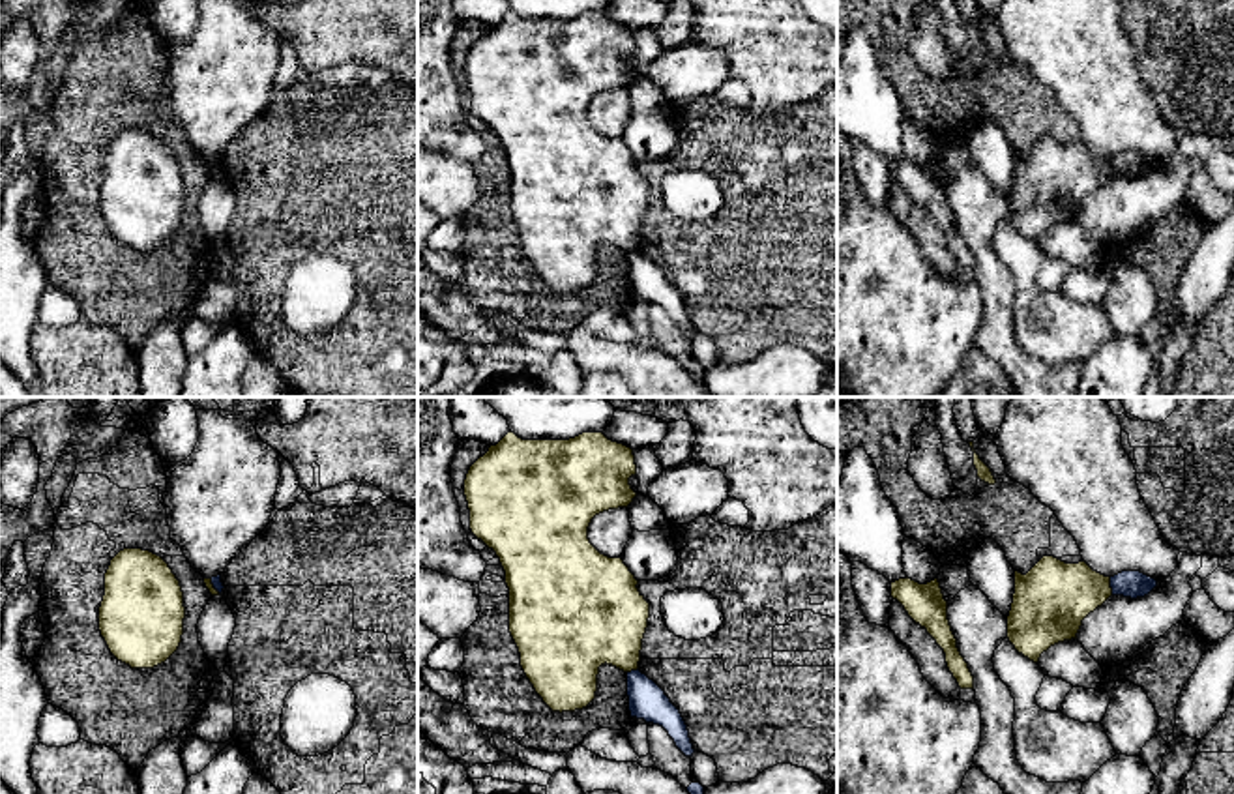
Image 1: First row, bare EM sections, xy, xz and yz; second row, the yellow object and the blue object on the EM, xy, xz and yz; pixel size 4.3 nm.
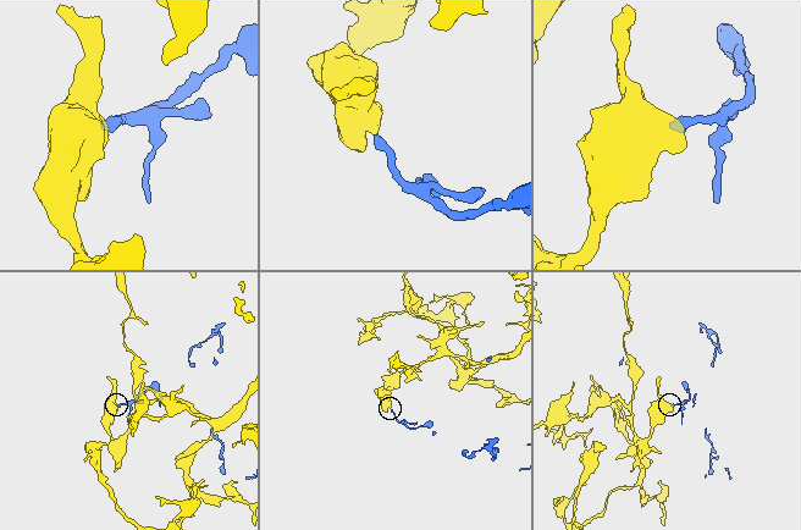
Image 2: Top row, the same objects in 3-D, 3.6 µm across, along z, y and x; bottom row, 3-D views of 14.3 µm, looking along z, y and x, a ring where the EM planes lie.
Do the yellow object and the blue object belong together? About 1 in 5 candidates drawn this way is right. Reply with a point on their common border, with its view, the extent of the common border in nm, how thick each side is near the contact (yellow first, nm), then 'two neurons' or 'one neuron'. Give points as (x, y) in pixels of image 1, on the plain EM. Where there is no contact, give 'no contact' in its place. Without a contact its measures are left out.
yz (1109, 167) | 80 nm | 320/120 nm | two neurons

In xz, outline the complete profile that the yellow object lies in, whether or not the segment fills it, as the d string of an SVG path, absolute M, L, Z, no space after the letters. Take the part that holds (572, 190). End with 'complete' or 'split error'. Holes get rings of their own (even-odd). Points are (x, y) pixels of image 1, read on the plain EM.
M511 11L466 54L470 110L500 139L521 247L552 292L586 288L595 279L601 245L639 249L650 184L624 140L601 135L588 120L595 96L633 82L629 58L635 54L633 30L603 13L522 21Z | complete

